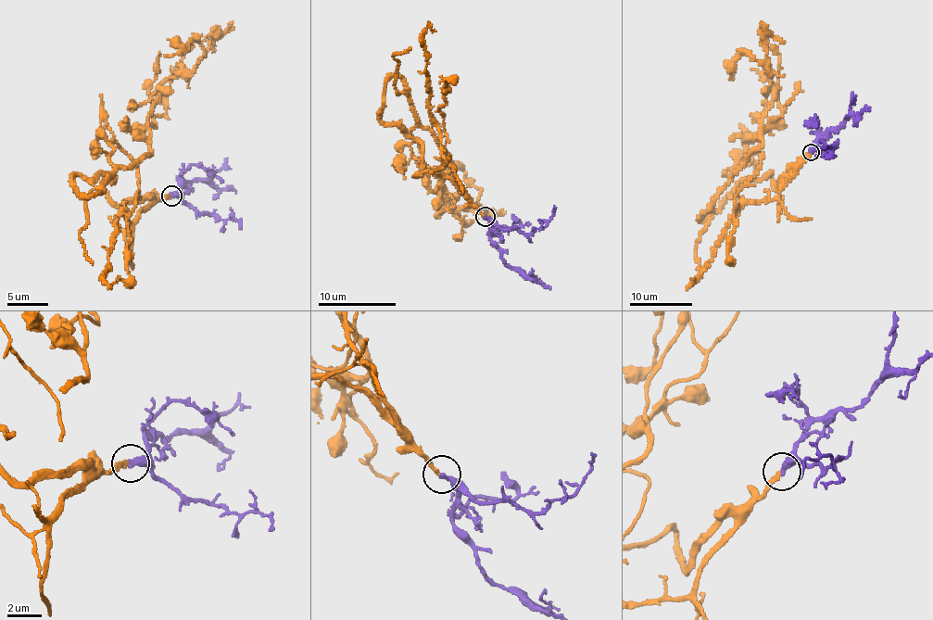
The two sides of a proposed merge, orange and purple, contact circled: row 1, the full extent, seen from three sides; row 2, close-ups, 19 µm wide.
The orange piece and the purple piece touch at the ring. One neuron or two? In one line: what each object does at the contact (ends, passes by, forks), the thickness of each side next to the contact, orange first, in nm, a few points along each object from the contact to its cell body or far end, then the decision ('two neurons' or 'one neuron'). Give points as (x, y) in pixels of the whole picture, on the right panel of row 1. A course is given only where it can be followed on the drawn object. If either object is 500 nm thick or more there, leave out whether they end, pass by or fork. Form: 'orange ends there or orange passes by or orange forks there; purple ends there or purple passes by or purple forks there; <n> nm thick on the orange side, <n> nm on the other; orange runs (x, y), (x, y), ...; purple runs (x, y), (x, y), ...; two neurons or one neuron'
orange ends there; purple ends there; 220 nm thick on the orange side, 320 nm on the other; orange runs (810, 152), (775, 188), (770, 173), (741, 182), (699, 220), (762, 144), (774, 98), (746, 53), (730, 79); purple runs (811, 152), (823, 133), (837, 130), (847, 117), (868, 110); one neuron

